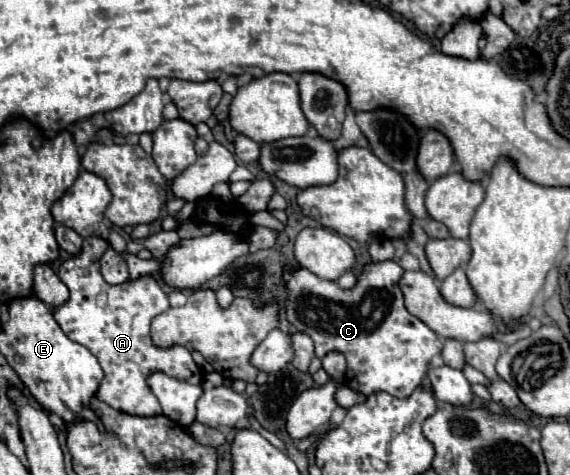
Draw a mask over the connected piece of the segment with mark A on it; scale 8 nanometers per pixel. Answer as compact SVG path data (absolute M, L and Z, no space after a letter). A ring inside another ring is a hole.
M87 237L83 241L83 251L61 263L59 279L69 287L69 299L53 309L53 317L71 341L87 347L97 357L105 373L97 389L97 397L101 401L129 415L159 415L161 405L145 385L149 371L163 371L173 377L185 377L197 385L203 381L203 373L195 365L187 347L175 345L171 349L159 349L151 341L151 321L169 309L167 295L155 279L141 277L121 285L107 285L103 281L99 271L99 257L107 247L107 241Z

